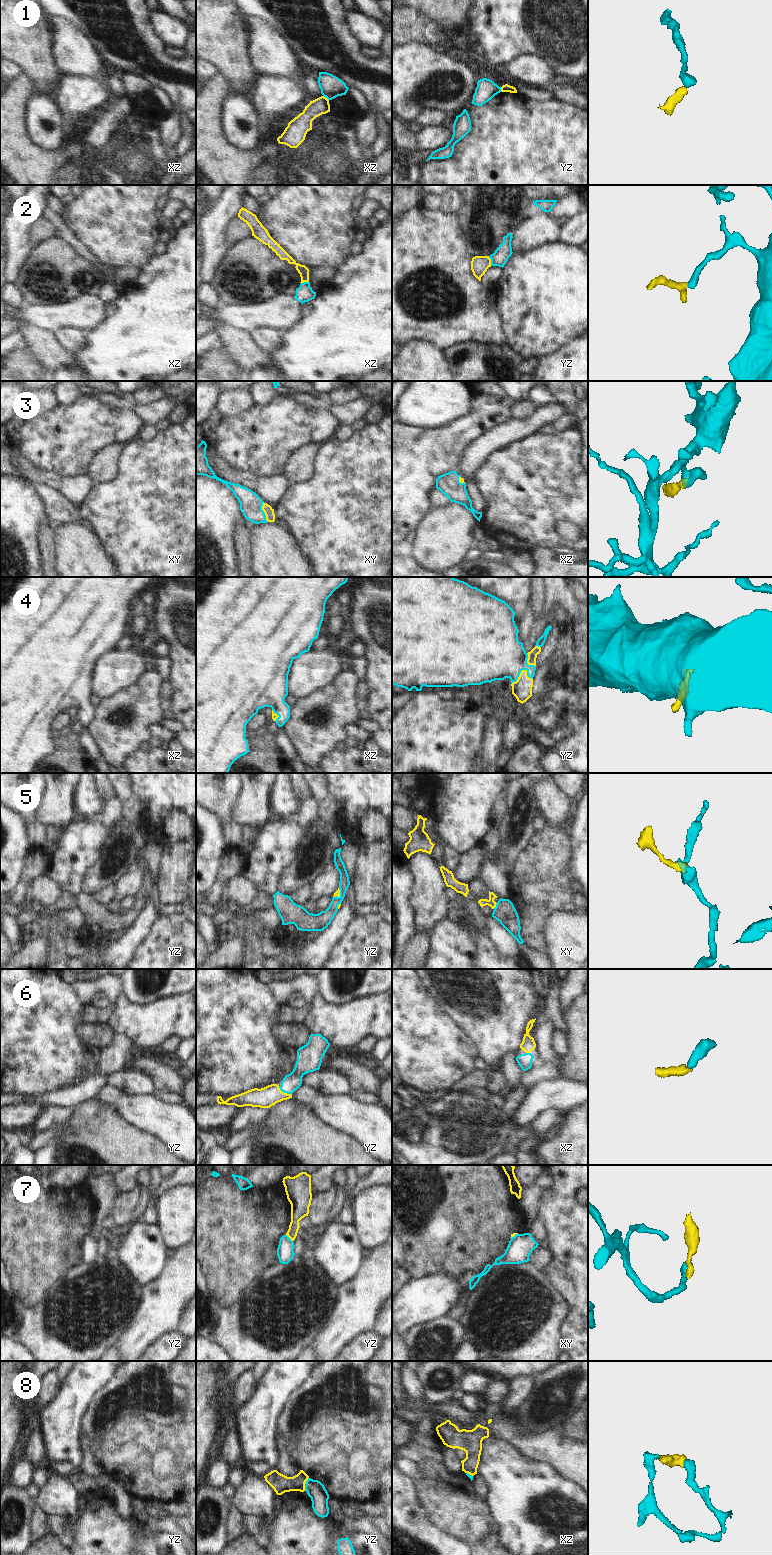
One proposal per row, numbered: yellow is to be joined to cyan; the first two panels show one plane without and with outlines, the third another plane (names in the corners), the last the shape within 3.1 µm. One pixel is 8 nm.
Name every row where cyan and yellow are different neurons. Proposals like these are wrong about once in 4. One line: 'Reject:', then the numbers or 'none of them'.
Reject: 1, 7, 8

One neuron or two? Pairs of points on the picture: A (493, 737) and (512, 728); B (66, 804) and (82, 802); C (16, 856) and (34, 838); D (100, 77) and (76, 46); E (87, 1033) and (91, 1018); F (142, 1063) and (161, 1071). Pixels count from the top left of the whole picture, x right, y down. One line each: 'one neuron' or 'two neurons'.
A: two neurons
B: two neurons
C: two neurons
D: one neuron
E: two neurons
F: one neuron

